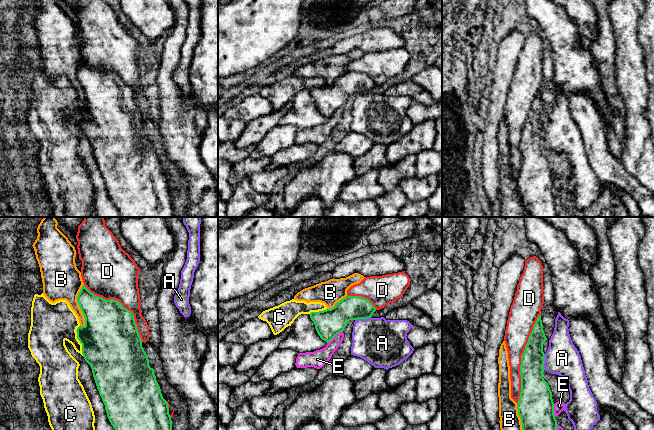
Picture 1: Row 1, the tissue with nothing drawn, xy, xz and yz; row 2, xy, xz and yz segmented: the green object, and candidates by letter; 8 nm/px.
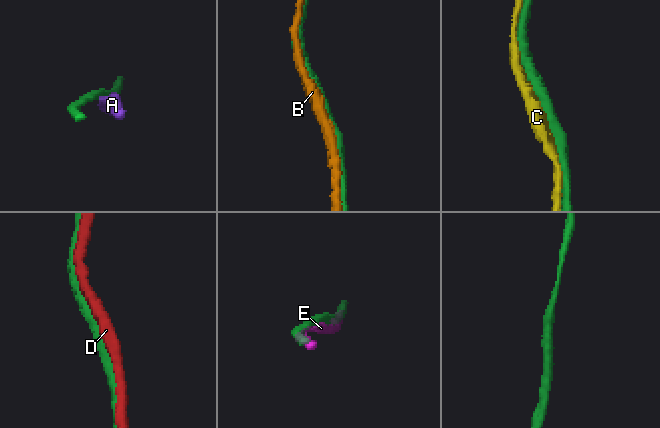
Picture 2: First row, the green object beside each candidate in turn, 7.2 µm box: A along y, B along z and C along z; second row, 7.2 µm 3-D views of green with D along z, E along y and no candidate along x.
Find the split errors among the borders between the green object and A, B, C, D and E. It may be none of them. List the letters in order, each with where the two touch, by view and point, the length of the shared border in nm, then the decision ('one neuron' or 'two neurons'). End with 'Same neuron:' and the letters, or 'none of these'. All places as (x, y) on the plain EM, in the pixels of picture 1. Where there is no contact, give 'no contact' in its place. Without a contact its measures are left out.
A: meets green in xz at (362, 94); contact 130 nm long; two neurons
B: meets green in xy at (79, 81); contact 340 nm long; two neurons
C: meets green in xy at (78, 115); contact 260 nm long; two neurons
D: meets green in yz at (521, 135); contact 750 nm long; two neurons
E: meets green in xz at (334, 112); contact 160 nm long; two neurons
Same neuron: none of these

